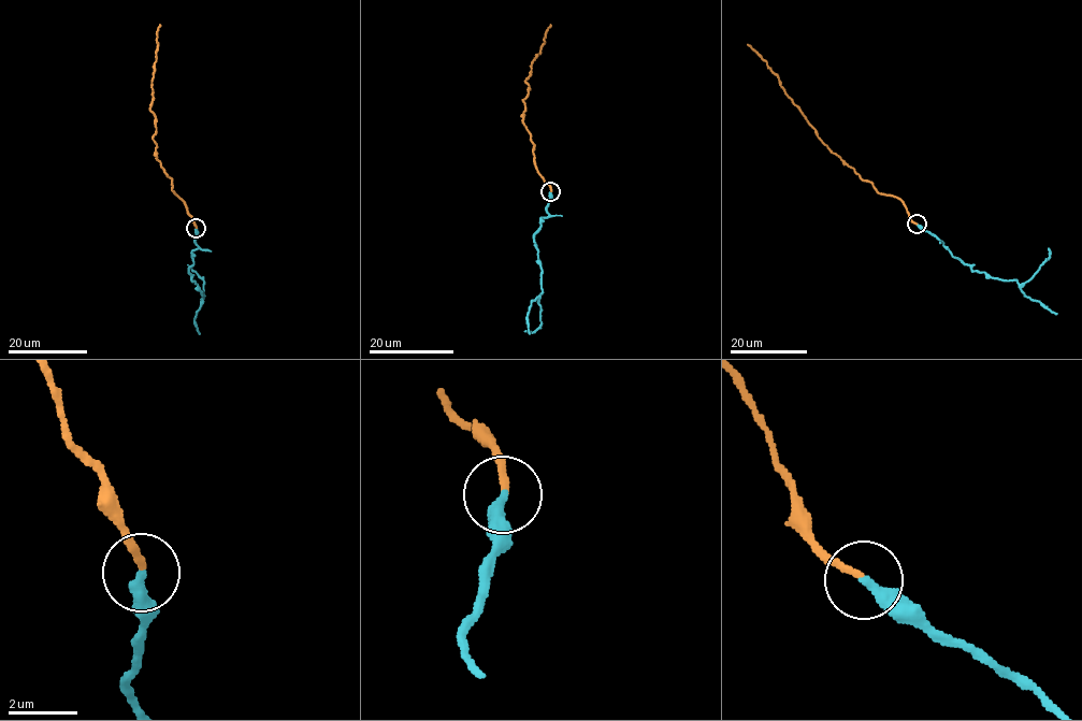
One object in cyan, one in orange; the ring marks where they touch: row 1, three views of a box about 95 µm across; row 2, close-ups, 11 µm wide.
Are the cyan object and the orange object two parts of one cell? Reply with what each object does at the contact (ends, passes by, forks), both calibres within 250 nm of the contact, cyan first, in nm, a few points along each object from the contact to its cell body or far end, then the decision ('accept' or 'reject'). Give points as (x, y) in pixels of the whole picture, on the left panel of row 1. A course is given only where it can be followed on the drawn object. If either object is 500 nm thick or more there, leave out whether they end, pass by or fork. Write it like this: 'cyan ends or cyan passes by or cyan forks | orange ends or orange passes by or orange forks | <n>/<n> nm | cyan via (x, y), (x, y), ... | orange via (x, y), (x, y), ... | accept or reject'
cyan ends | orange ends | 360/190 nm | cyan via (197, 228), (199, 246), (192, 251), (189, 268), (202, 300), (204, 282), (187, 265) | orange via (197, 227), (186, 205), (173, 191), (172, 179), (157, 159), (153, 139), (155, 117), (149, 107), (159, 24) | reject

